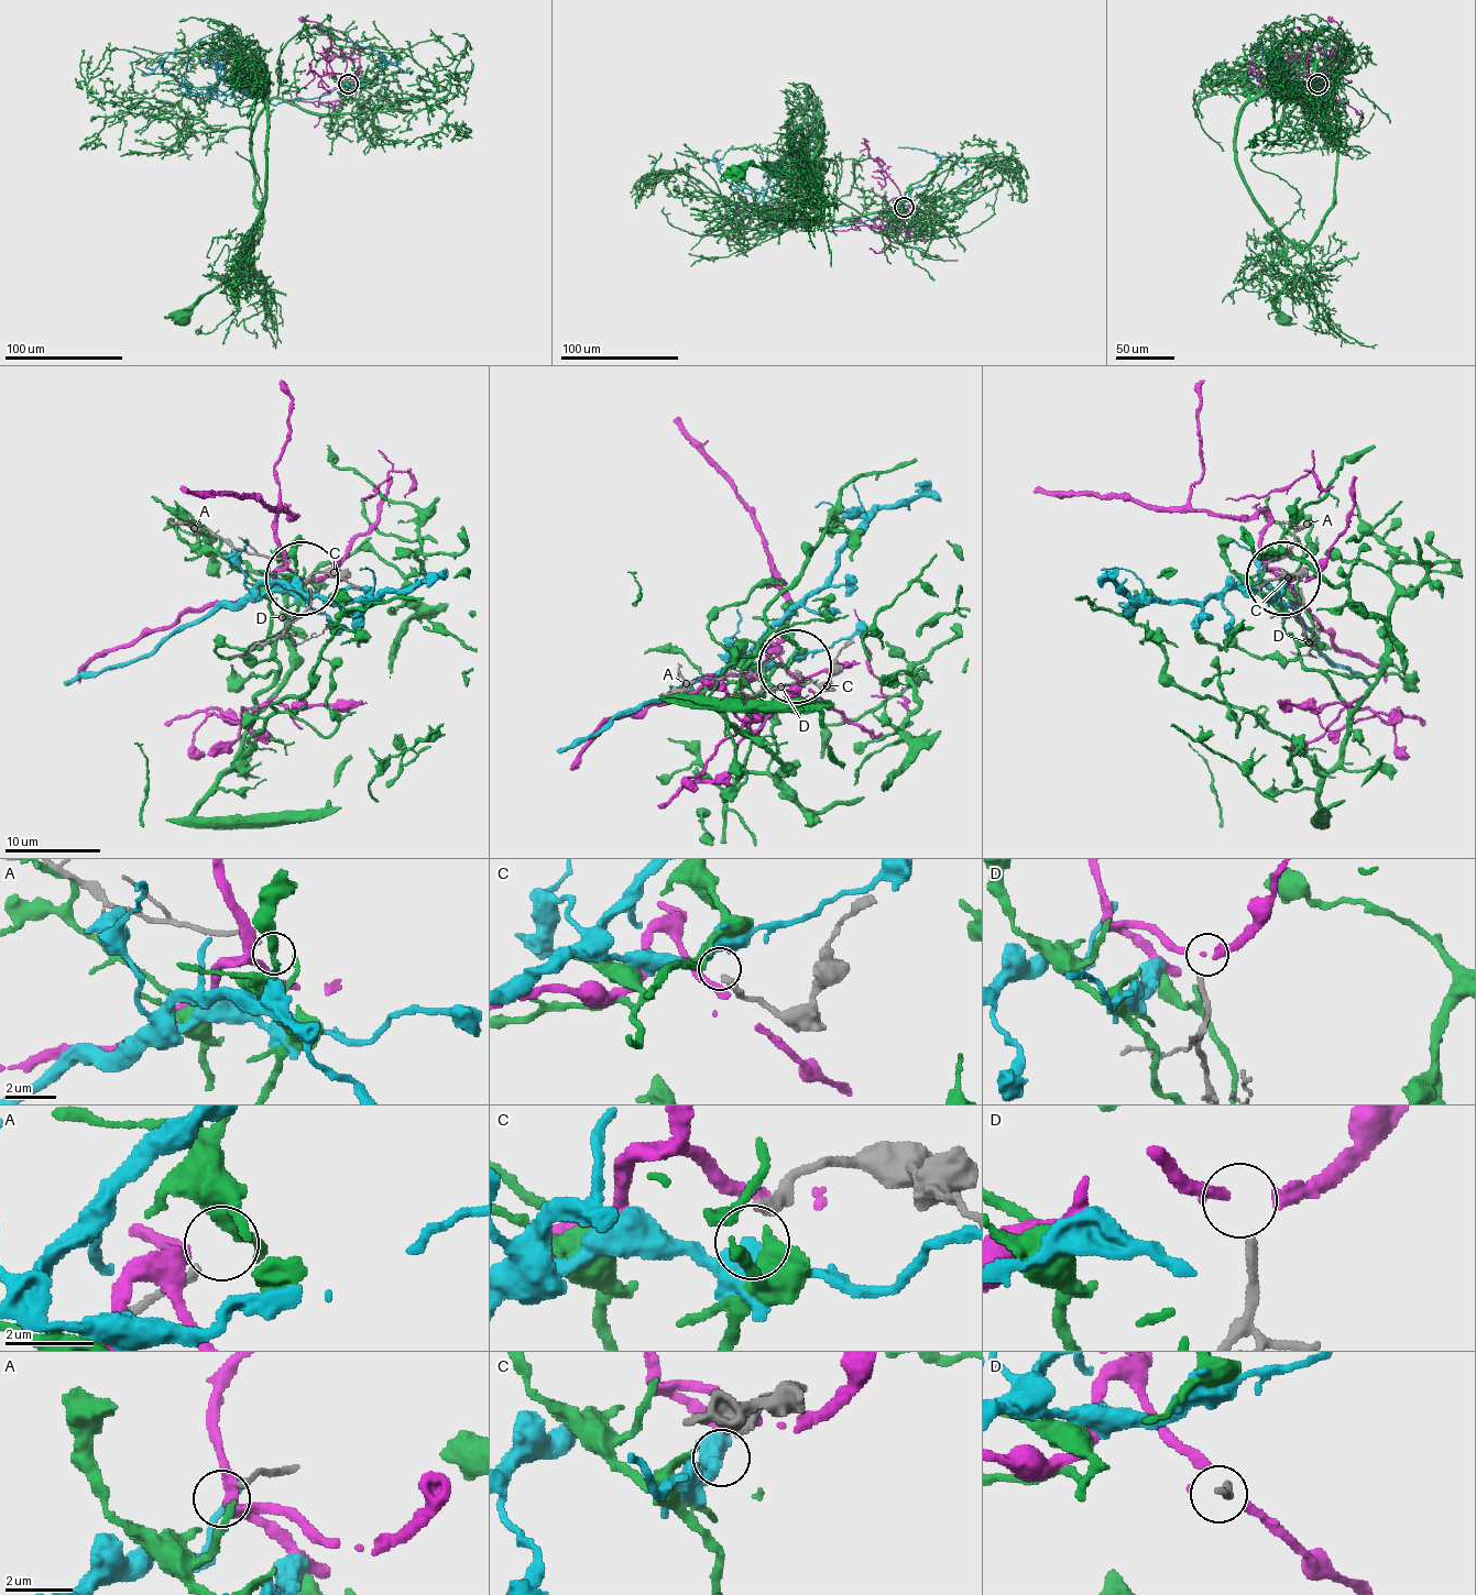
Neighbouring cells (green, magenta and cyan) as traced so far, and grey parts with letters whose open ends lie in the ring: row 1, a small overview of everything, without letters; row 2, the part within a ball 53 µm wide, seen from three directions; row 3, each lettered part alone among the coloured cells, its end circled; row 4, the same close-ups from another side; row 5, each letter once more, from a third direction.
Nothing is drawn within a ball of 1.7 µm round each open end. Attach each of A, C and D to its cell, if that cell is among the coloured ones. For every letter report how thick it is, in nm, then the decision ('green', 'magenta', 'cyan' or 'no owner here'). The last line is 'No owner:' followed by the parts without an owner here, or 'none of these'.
A: 180 nm thick; no owner here
C: 320 nm thick; green
D: 200 nm thick; magenta
No owner: A

